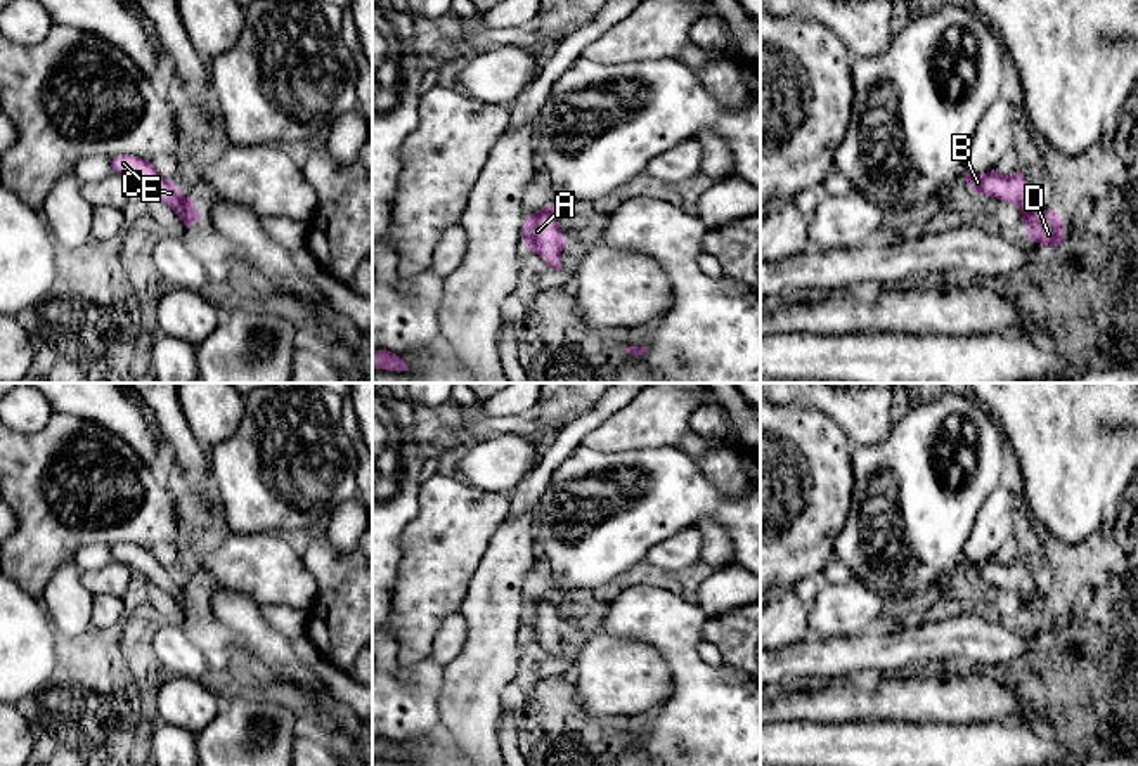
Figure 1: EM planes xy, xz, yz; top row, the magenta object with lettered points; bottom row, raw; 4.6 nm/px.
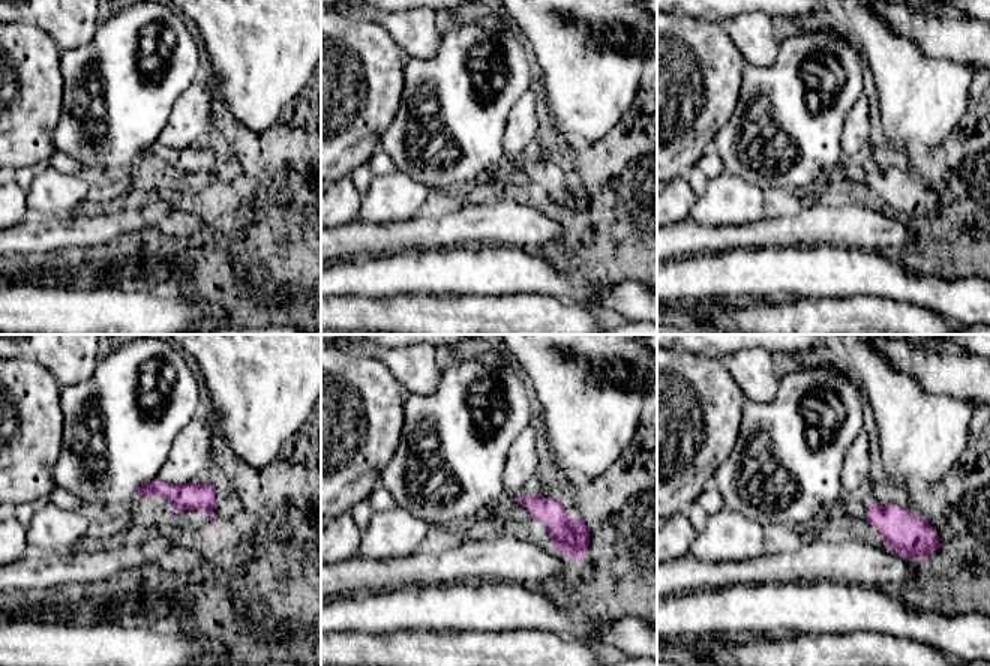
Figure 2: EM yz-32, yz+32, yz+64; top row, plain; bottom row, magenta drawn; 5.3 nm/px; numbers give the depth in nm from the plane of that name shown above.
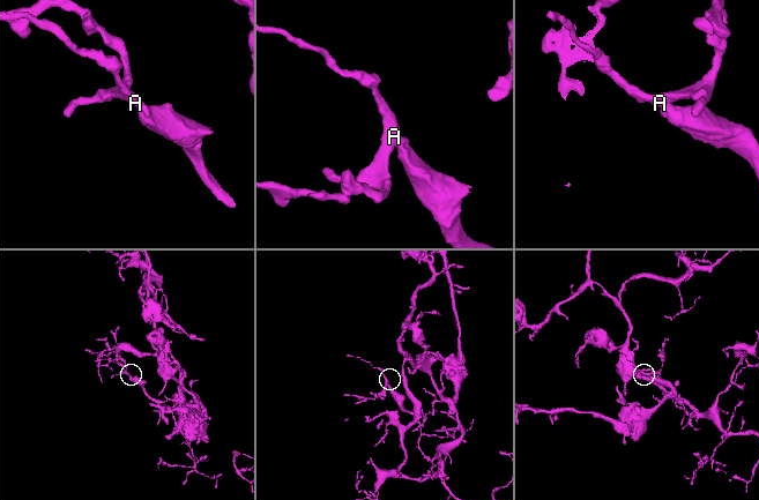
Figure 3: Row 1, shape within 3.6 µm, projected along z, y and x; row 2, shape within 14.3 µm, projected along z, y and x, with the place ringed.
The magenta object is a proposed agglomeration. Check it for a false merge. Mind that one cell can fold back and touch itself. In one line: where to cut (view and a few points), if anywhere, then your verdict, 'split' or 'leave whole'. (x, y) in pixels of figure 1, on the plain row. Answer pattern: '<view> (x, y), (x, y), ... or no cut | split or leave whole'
no cut | leave whole

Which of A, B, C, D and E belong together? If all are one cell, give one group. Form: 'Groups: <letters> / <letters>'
Groups: A B C D E

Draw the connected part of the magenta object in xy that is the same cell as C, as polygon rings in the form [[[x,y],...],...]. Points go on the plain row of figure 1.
[[[116,544],[109,548],[113,558],[126,567],[132,575],[137,575],[149,584],[154,584],[166,591],[182,608],[182,612],[189,617],[197,603],[196,593],[192,586],[185,586],[180,577],[166,568],[151,549],[137,546],[137,544]]]

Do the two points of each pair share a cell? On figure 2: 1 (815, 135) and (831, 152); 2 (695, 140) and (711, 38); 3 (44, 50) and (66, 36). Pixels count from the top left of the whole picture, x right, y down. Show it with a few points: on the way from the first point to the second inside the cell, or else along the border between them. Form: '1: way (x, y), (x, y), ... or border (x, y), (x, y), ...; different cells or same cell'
1: way (819, 140), (827, 147); same cell
2: way (698, 114), (699, 63); same cell
3: border (27, 23), (39, 26), (62, 50); different cells

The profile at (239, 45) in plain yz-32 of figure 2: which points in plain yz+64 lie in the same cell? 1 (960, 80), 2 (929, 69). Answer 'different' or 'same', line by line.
1: same
2: same

